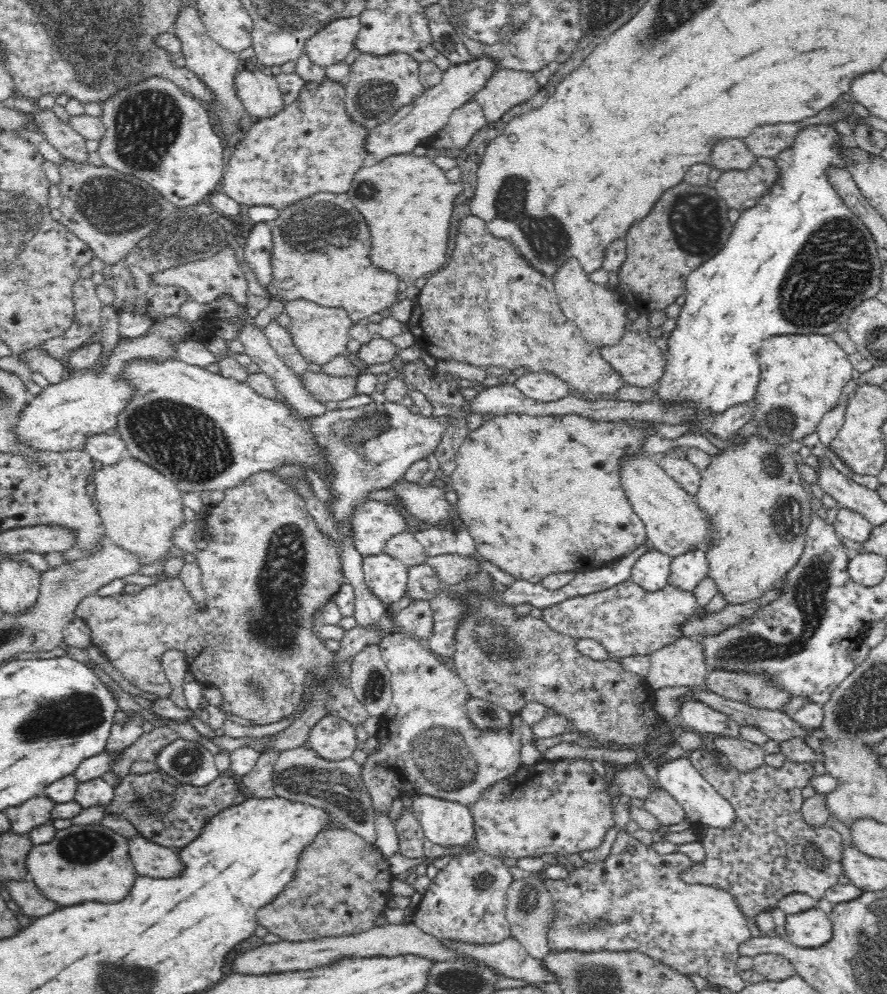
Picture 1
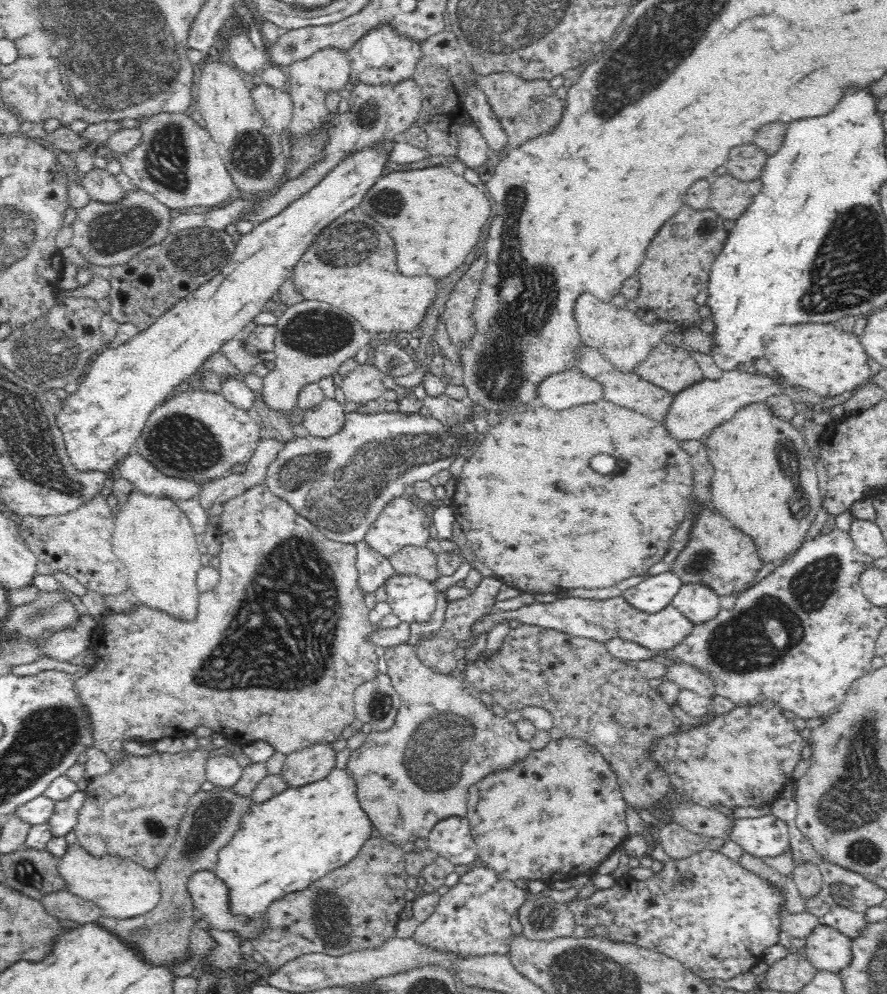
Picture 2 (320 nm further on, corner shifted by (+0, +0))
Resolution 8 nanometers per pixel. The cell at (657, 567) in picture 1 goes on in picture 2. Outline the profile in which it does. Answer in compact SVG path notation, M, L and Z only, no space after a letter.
M671 570L648 577L623 592L624 601L639 611L656 614L671 604L682 581Z

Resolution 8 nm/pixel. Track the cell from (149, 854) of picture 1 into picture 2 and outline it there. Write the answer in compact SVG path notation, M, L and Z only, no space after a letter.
M204 870L192 875L190 882L188 882L188 892L192 895L192 901L194 901L199 918L208 923L210 931L216 930L217 932L236 934L240 940L249 941L252 944L260 934L266 932L266 924L270 924L266 911L254 919L245 915L234 915L230 906L230 889L226 883L220 881L214 871Z

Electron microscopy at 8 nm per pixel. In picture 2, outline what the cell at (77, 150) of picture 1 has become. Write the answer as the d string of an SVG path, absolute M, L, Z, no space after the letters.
M93 168L90 174L84 174L80 183L92 201L104 204L121 204L127 192L118 180L107 170Z

